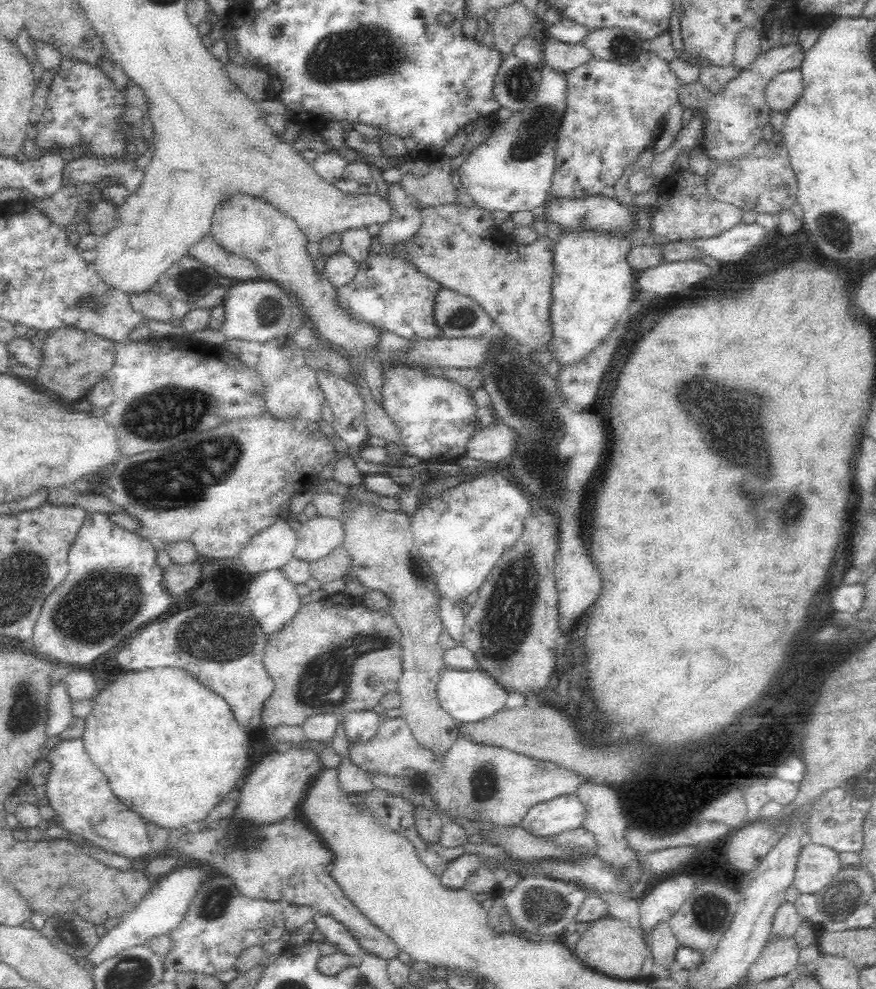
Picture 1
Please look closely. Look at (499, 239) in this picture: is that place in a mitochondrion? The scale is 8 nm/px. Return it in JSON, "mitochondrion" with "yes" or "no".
{"mitochondrion":"no"}

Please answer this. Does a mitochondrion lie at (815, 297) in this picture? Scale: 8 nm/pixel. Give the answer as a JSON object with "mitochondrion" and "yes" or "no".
{"mitochondrion":"no"}

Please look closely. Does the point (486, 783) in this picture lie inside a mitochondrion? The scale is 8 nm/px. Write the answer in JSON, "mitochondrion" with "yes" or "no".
{"mitochondrion":"yes"}

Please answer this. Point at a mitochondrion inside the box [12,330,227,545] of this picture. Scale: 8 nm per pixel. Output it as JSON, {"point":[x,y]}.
{"point":[161,417]}

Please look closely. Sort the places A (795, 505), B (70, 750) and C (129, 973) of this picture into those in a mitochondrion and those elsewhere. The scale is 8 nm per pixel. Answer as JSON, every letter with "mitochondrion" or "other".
{"A":"mitochondrion","B":"other","C":"mitochondrion"}

